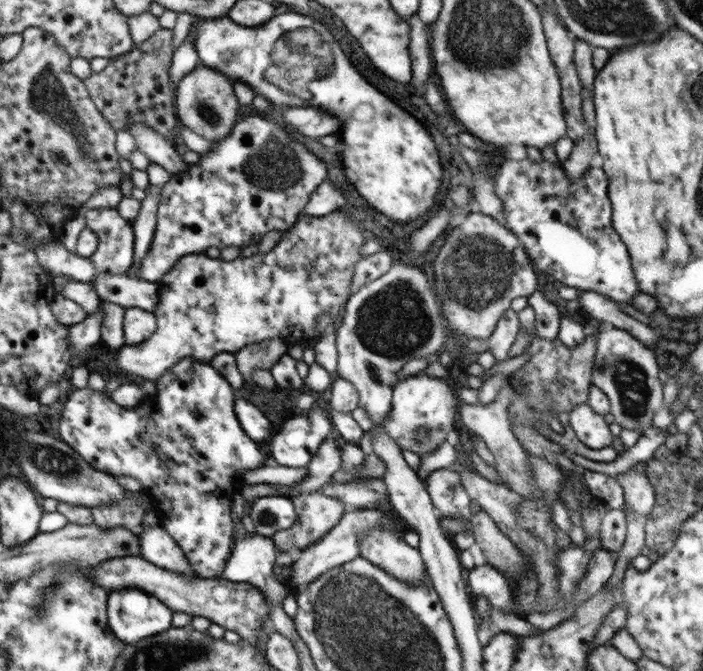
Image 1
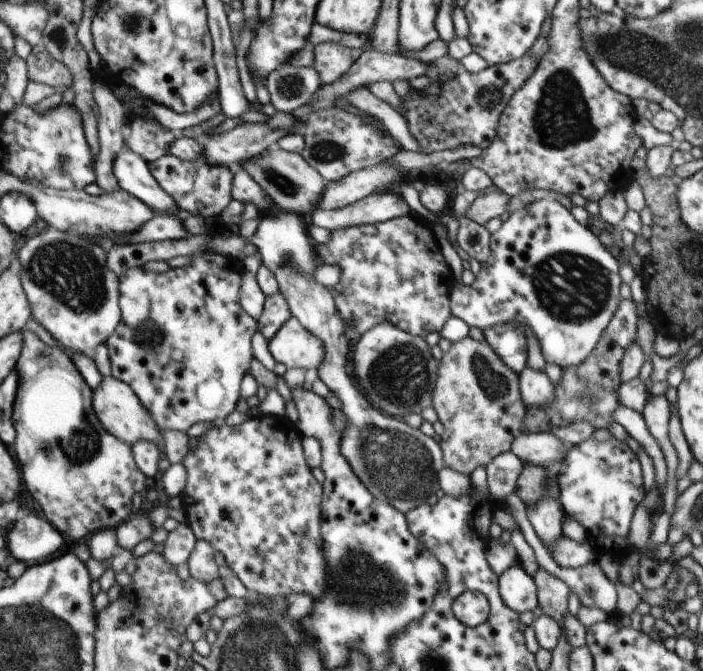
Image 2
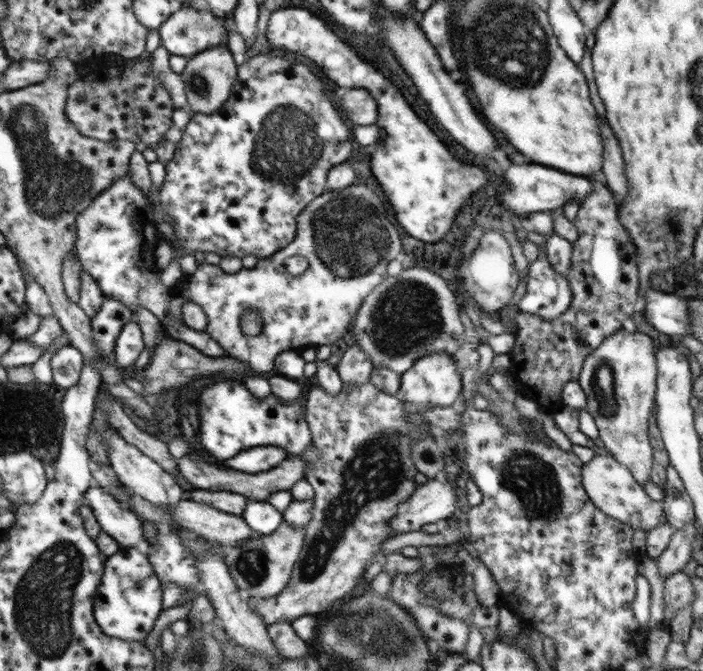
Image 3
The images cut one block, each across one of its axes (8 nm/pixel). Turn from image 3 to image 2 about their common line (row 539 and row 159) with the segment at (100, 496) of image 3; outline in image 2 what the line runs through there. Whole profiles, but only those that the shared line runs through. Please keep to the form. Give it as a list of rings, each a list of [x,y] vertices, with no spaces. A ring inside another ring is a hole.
[[[132,150],[118,152],[114,158],[114,176],[122,190],[147,203],[158,215],[170,215],[178,206],[174,198],[162,190],[147,163]]]

